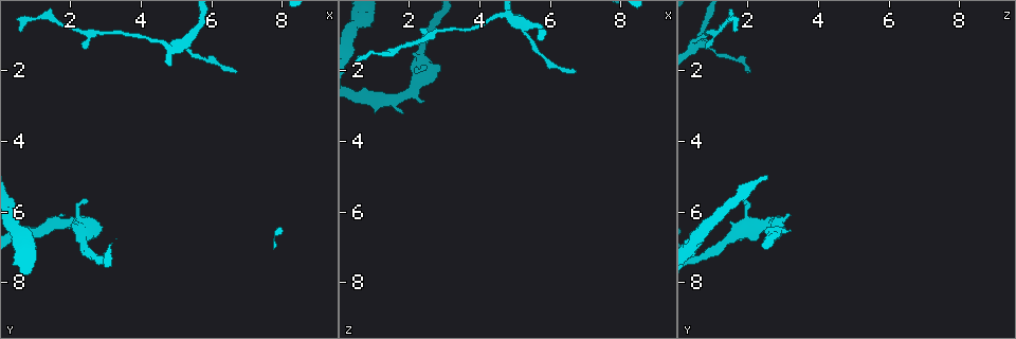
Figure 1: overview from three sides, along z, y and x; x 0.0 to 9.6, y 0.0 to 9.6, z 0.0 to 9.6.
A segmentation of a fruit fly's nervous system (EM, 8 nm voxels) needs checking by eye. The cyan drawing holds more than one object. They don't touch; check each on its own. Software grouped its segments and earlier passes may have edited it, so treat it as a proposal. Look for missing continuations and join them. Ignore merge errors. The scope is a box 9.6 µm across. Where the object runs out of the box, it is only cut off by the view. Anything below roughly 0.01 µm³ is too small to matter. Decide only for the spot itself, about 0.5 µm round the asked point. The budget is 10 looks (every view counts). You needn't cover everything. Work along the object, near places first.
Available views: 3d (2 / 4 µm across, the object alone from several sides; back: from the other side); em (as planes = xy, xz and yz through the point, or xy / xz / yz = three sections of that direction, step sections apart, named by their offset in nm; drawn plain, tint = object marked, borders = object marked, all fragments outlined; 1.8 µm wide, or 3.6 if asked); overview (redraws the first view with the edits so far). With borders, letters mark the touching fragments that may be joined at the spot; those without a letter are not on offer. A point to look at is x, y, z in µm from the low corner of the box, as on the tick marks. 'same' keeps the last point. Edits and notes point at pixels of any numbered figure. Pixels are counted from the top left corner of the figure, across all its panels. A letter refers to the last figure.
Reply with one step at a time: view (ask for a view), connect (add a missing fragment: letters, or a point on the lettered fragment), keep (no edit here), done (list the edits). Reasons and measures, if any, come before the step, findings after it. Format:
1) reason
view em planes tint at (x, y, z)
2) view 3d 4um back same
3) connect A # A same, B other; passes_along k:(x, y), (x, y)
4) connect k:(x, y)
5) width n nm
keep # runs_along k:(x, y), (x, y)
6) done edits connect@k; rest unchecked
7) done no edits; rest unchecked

thin end
view 3d 4um at (6.65, 2.00, 1.95)

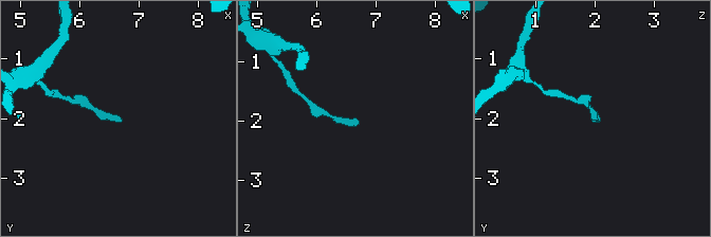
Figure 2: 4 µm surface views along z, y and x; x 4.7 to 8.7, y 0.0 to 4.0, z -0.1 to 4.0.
view em planes borders at (6.70, 2.05, 2.05)

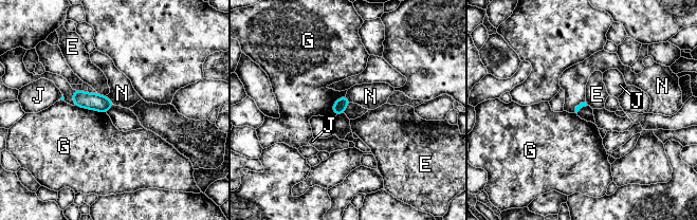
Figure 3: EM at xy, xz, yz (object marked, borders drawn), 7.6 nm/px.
keep # E other, G other, J other, N other; border 3:(75, 105), (81, 108), (106, 112); no lettered fragment goes on from it

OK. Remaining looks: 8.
thin end
view 3d 4um at (2.50, 5.65, 1.85)

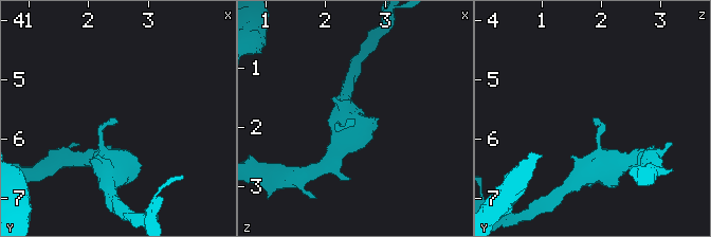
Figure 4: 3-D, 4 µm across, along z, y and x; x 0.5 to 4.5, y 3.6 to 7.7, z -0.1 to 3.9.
view em xy step 8 borders at (2.45, 5.65, 1.85)

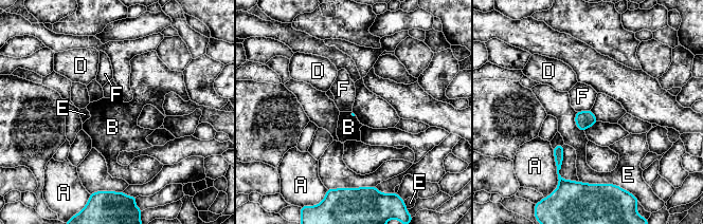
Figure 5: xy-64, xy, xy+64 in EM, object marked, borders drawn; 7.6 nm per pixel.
another direction
view em yz step 16 borders same

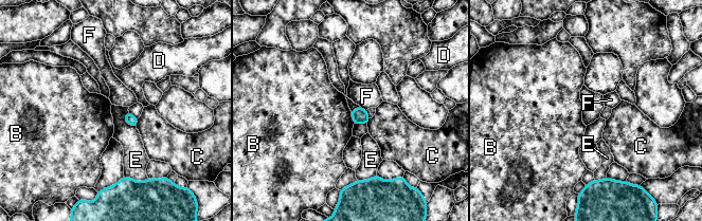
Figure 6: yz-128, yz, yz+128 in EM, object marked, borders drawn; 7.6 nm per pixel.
width 110 nm
keep # B other, C other, D other, E other, F other; border 6:(349, 111), (354, 123); none of them fits

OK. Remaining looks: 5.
thin end
view em xy step 4 plain at (2.35, 1.35, 0.80)

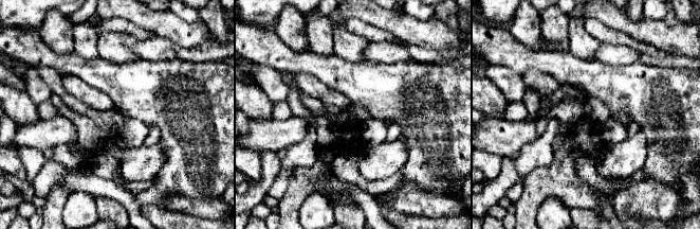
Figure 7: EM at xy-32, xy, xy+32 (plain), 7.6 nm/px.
see the neighbours
view em xy step 4 borders same

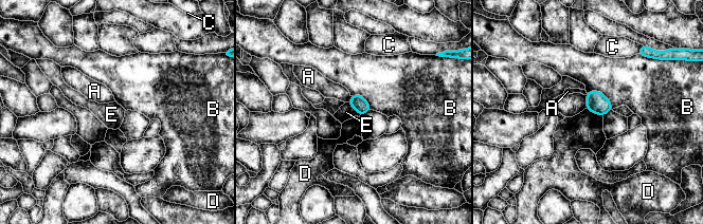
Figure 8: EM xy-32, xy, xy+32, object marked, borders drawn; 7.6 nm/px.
keep # A other, B other, C other, D other, E other; border 8:(348, 103), (360, 114); none of them fits

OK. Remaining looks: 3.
four-way junction
view em planes tint at (5.15, 1.25, 0.60)

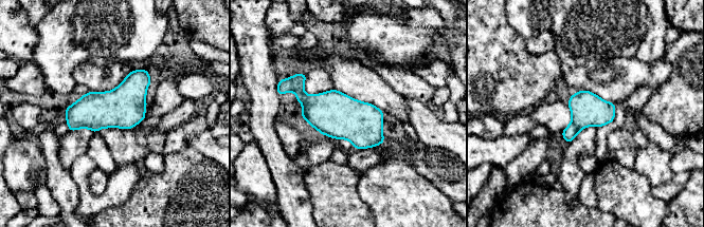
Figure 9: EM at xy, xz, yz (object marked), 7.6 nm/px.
view em planes borders same

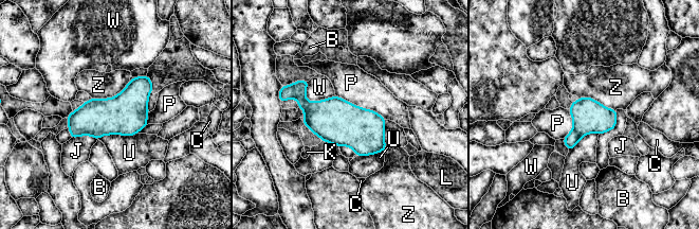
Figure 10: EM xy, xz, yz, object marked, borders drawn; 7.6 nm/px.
width 260 nm; longest_contact P 420 nm
keep # B other, C other, J other, K other, L other, P other, U other, W other, Z other; none of them fits

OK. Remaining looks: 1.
done no edits; rest unchecked

